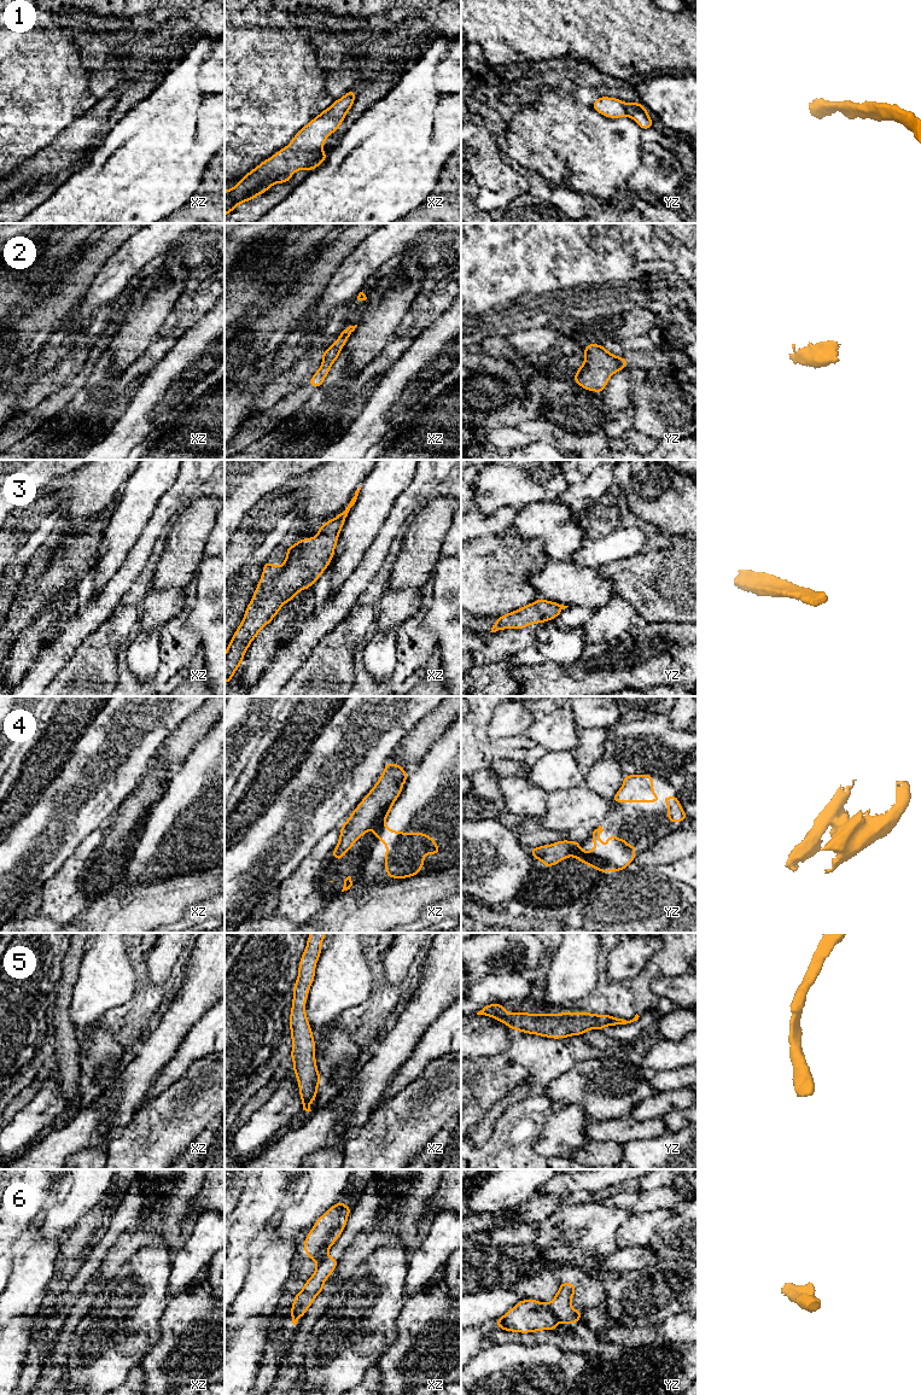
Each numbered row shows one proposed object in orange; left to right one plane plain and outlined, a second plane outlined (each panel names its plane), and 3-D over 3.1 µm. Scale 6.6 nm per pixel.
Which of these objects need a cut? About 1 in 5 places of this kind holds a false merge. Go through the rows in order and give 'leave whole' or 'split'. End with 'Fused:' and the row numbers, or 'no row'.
1: leave whole
2: leave whole
3: leave whole
4: split
5: leave whole
6: split
Fused: 4, 6

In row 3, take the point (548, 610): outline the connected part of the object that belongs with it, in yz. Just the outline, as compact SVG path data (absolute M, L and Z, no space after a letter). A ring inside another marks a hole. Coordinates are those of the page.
M538 599L519 609L515 609L505 615L497 617L497 621L492 625L490 632L496 632L505 629L524 629L532 624L540 624L558 618L560 612L569 606L558 602Z

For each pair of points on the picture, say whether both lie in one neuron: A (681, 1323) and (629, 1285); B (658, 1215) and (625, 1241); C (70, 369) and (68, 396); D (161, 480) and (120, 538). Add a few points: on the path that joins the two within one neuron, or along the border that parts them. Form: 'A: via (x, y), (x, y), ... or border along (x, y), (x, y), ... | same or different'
A: border along (685, 1312), (670, 1315), (657, 1325) | different
B: via (650, 1221), (634, 1232) | same
C: border along (70, 384), (44, 398) | different
D: via (146, 495), (137, 505), (126, 524) | same

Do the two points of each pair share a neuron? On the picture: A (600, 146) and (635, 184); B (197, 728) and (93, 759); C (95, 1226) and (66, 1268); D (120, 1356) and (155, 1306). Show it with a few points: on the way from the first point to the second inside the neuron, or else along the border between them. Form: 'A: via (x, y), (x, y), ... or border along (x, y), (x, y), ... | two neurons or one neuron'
A: border along (641, 151), (641, 163), (628, 182), (628, 192) | two neurons
B: border along (186, 717), (158, 749) | two neurons
C: via (85, 1237), (70, 1258) | one neuron
D: via (129, 1344), (140, 1334), (140, 1320), (143, 1318) | one neuron

